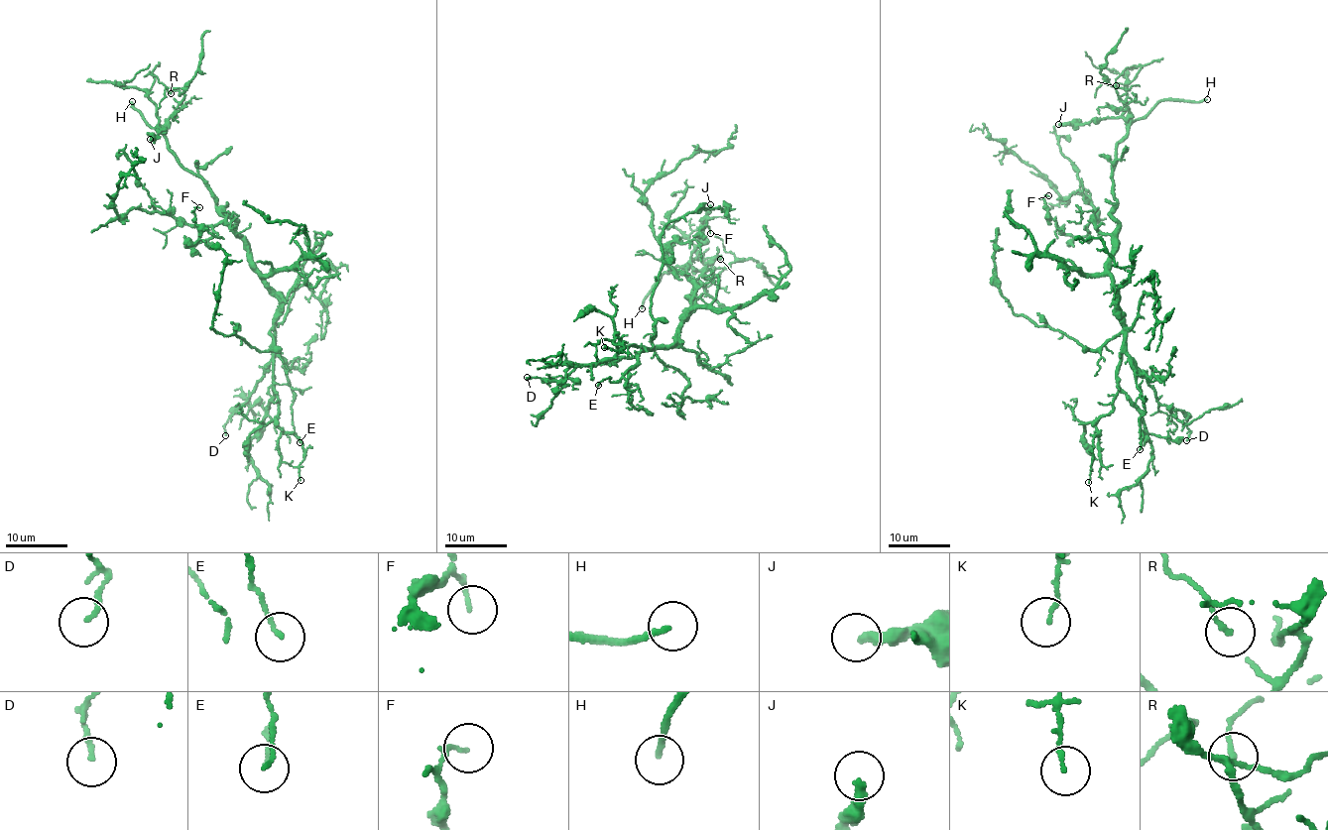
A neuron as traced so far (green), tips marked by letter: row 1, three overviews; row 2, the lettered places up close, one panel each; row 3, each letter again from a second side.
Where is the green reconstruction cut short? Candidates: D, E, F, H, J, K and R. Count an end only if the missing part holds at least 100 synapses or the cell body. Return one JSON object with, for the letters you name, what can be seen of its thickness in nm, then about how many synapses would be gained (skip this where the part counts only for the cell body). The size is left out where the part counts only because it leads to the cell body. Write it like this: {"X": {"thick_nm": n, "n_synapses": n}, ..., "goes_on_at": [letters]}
{"H": {"thick_nm": 170}, "goes_on_at": ["H"]}

